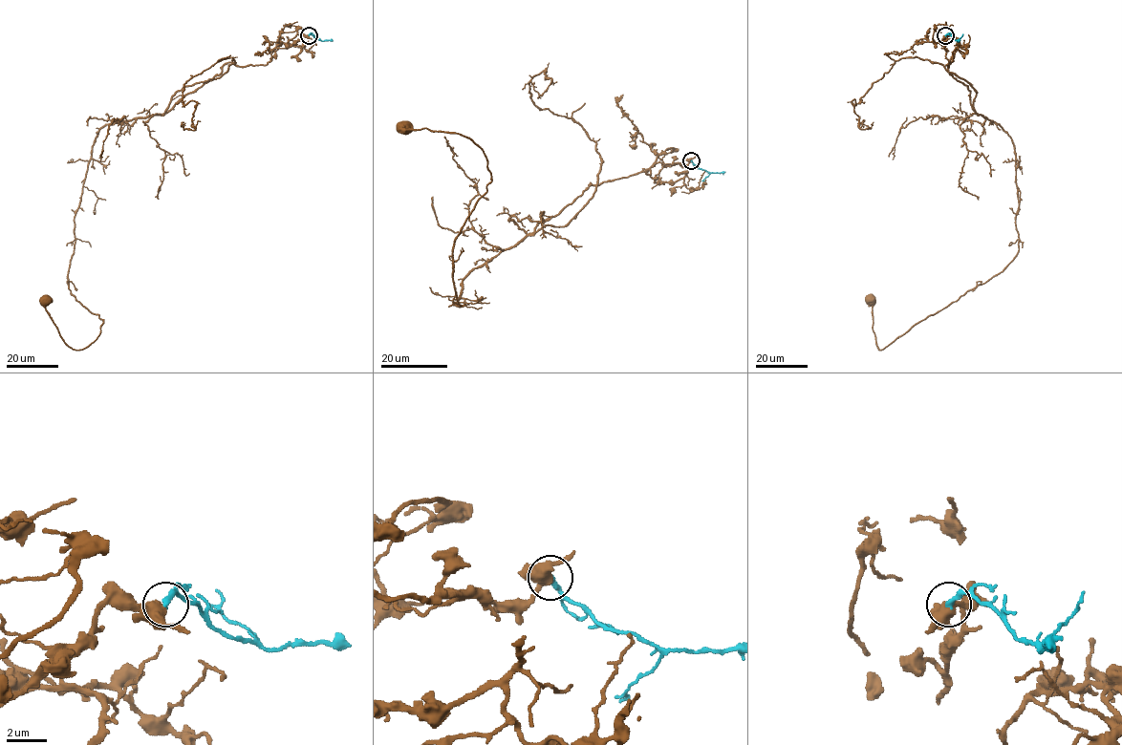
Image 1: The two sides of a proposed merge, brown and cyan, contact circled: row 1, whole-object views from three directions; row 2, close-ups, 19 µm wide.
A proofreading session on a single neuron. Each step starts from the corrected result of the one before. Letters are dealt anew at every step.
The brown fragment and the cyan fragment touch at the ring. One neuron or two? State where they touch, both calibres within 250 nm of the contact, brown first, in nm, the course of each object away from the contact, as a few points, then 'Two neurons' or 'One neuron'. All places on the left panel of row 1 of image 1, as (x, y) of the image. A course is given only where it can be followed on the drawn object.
Place: (309, 35). Thickness 480 nm (brown) against 280 nm. Course of brown: (309, 35), (99, 130), (67, 274), (100, 332), (73, 350), (44, 299). Course of cyan: (309, 35), (321, 41), (333, 40). Two neurons

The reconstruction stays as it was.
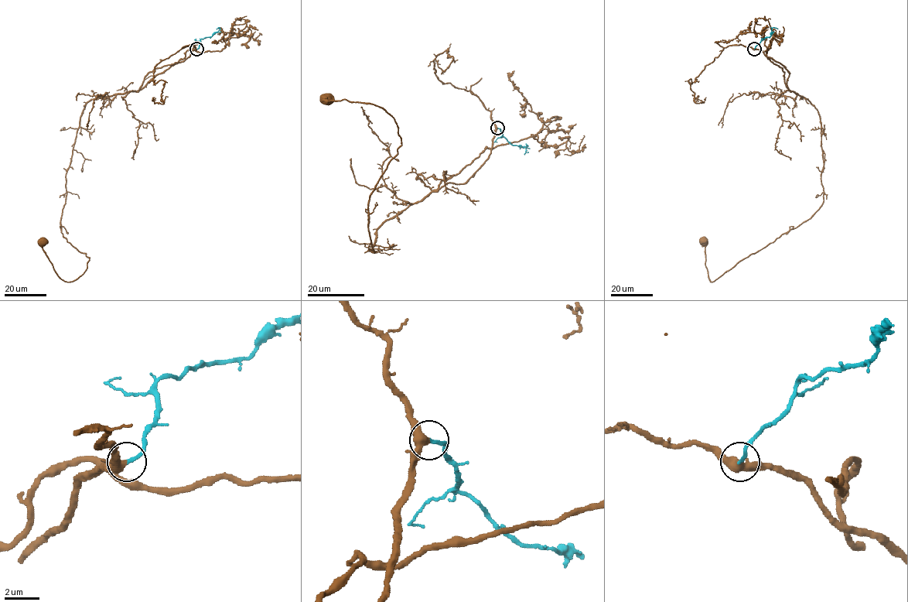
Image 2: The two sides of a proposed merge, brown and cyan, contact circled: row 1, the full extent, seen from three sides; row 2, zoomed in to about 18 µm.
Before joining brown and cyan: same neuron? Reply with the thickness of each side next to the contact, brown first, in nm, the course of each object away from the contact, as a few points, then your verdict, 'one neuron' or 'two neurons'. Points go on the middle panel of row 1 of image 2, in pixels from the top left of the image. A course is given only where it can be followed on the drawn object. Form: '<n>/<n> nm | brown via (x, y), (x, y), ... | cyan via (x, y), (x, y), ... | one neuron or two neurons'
400/190 nm | brown via (497, 128), (465, 182), (386, 220), (374, 252), (370, 195), (401, 143), (397, 125), (376, 105), (325, 98) | cyan via (497, 128), (502, 137), (513, 145), (527, 145), (523, 154) | one neuron

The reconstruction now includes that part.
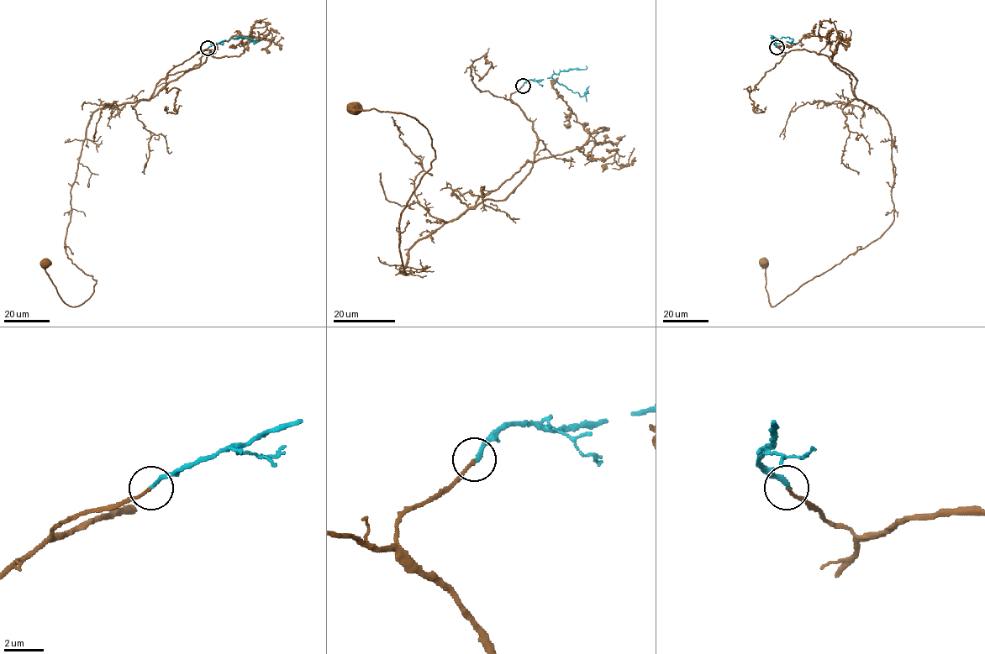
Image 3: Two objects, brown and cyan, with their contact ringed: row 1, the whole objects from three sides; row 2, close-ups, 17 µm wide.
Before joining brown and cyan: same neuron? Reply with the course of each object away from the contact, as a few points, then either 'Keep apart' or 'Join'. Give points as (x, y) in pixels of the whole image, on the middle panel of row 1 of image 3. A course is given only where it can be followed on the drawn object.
Course of brown: (522, 85), (510, 98), (533, 167), (418, 239), (407, 274), (401, 212), (431, 137), (352, 107). Course of cyan: (522, 85), (529, 80), (553, 78), (581, 96), (589, 86). Join

